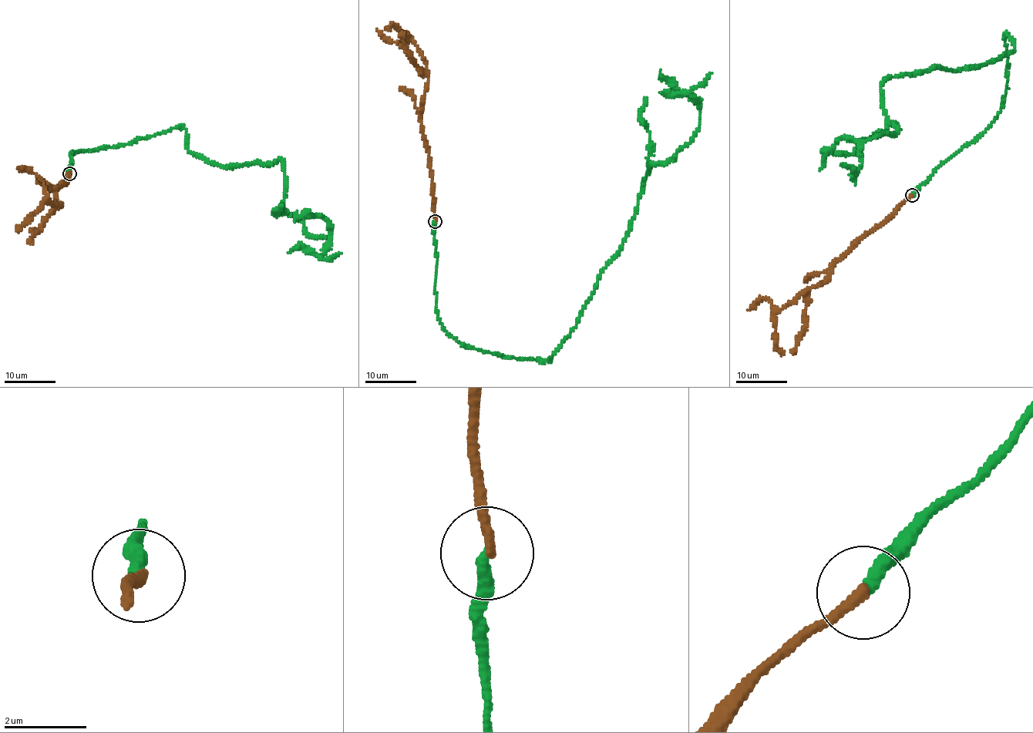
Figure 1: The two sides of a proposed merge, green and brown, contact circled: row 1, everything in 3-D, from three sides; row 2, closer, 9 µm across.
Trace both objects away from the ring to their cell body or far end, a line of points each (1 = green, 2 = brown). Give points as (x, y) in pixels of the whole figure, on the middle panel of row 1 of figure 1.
1: (435, 221), (447, 333), (548, 361), (622, 245), (651, 163), (672, 159), (698, 128), (699, 101), (660, 70)
2: (435, 221), (430, 156), (419, 116), (426, 88), (425, 62), (414, 41), (406, 44), (388, 41), (377, 28)

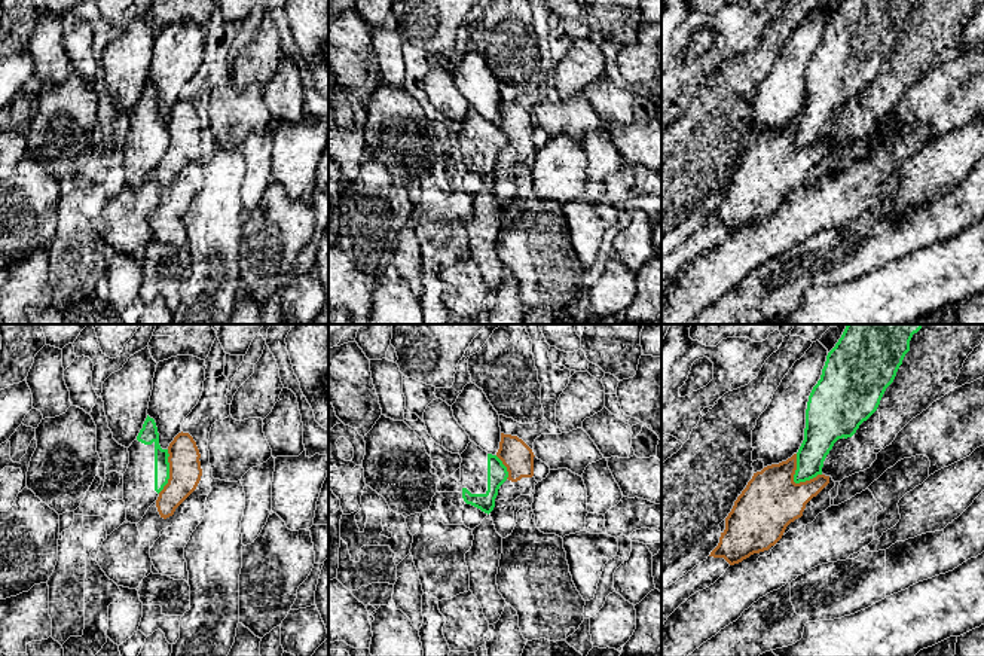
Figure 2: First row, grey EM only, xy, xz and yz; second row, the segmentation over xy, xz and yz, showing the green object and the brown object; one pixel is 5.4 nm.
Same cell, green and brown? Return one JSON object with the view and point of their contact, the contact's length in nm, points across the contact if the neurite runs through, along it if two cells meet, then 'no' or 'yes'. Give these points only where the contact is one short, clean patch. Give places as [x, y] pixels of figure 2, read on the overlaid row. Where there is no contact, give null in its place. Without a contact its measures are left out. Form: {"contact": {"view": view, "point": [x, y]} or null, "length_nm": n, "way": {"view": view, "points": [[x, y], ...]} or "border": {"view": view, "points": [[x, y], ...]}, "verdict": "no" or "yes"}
{"contact": {"view": "yz", "point": [794, 481]}, "length_nm": 180, "border": {"view": "yz", "points": [[795, 454], [795, 482], [804, 482], [821, 475]]}, "verdict": "no"}

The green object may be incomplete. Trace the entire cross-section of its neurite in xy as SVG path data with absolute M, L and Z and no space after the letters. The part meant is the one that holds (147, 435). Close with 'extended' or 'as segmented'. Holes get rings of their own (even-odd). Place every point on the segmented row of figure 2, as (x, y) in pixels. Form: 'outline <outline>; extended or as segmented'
outline M149 415L128 452L123 501L126 521L138 524L169 479L169 454L168 449L161 448L156 422Z; extended

